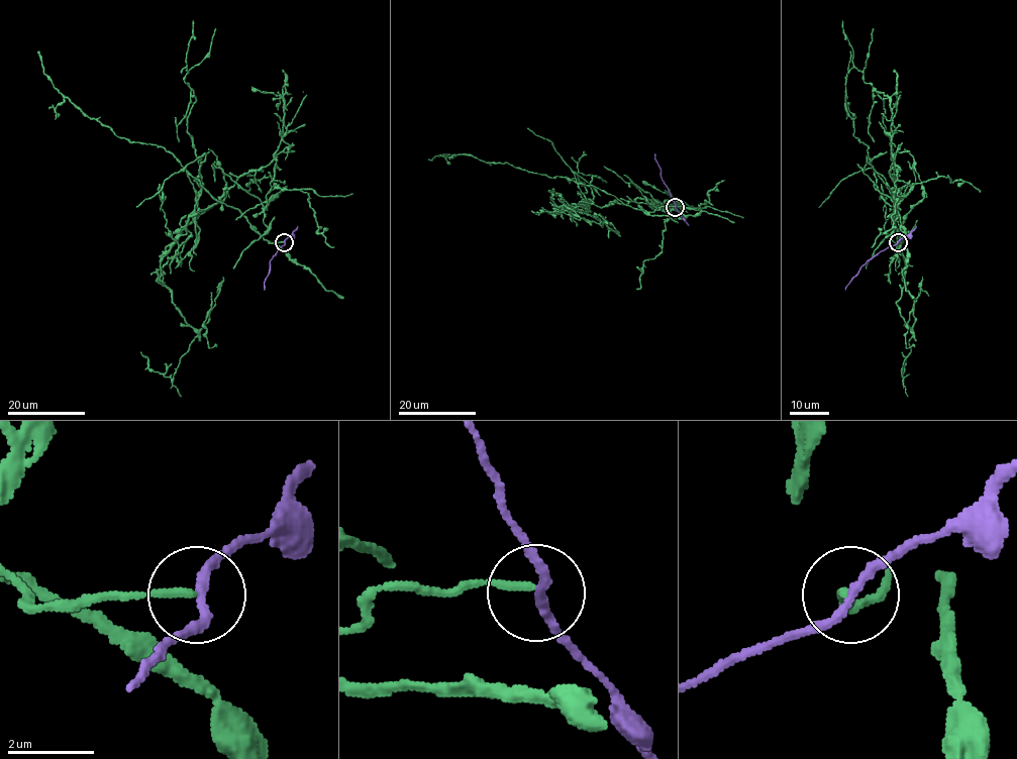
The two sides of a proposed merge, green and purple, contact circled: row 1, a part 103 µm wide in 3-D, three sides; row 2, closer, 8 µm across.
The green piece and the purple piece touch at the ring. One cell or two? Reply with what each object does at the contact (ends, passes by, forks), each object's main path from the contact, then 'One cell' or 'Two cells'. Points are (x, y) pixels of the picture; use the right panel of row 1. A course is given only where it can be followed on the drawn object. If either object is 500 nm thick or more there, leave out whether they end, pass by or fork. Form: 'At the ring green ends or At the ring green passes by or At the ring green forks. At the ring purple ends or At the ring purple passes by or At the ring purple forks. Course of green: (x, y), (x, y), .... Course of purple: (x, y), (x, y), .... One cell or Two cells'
At the ring green ends. At the ring purple passes by. Course of green: (898, 242), (904, 230), (876, 174), (896, 210), (904, 261), (897, 306), (913, 336), (902, 378), (901, 352). Course of purple: (898, 242), (870, 258), (845, 290). Two cells

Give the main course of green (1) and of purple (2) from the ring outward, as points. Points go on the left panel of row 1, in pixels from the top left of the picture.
1: (284, 242), (269, 243), (188, 174), (194, 210), (158, 279), (197, 336), (172, 378), (151, 370), (140, 352)
2: (284, 242), (271, 258), (265, 290)

